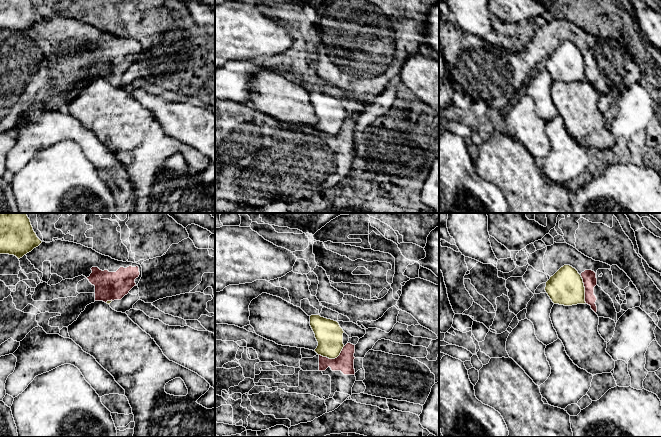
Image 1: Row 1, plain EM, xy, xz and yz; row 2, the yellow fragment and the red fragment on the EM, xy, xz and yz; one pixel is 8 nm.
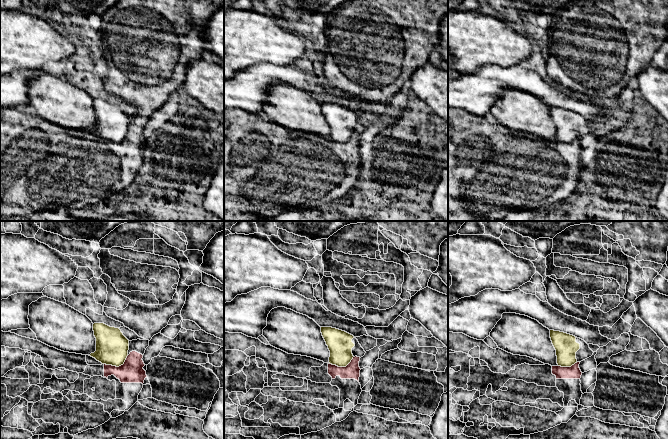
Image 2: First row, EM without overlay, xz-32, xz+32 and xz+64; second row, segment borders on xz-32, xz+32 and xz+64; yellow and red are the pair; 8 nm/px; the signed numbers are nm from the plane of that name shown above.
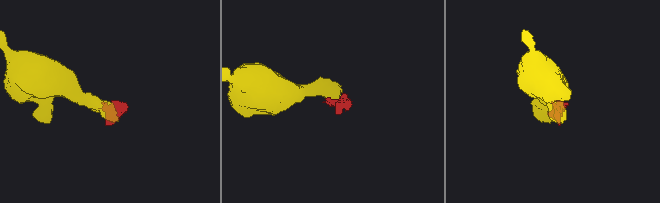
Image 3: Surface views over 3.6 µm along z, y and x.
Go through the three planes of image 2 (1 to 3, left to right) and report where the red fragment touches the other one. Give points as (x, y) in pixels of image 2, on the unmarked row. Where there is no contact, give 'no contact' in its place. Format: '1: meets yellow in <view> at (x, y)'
1: meets yellow in xz-32 at (117, 142)
2: meets yellow in xz+32 at (342, 142)
3: meets yellow in xz+64 at (567, 142)

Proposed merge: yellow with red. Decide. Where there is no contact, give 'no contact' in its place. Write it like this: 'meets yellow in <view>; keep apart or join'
meets yellow in xz; keep apart

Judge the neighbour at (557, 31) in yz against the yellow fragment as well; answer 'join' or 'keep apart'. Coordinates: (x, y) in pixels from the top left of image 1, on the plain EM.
keep apart

